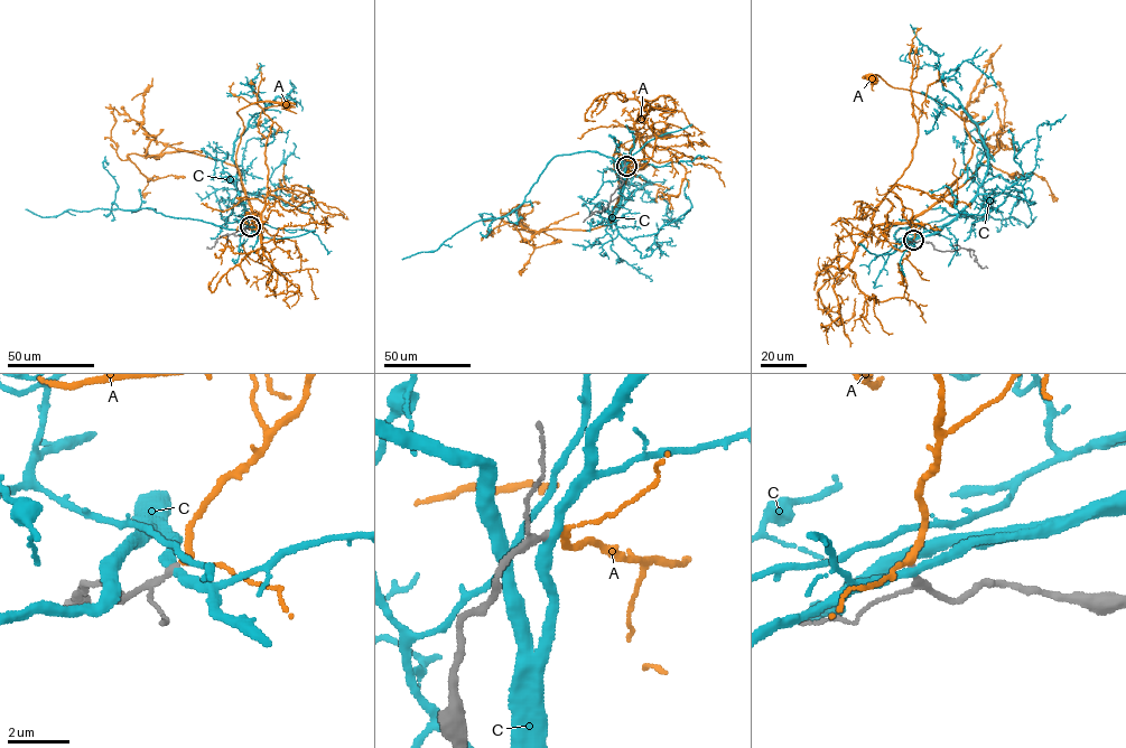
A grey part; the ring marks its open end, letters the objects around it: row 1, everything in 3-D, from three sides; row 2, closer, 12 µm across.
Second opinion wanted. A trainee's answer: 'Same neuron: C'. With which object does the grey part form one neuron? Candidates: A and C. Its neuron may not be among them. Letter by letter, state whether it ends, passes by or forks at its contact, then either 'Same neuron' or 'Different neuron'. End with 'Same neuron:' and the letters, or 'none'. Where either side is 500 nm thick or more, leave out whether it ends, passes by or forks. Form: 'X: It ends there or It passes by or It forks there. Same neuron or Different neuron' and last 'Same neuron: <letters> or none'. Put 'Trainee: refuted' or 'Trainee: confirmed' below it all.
A: It passes by. Same neuron
C: It passes by. Different neuron
Same neuron: A
Trainee: refuted

